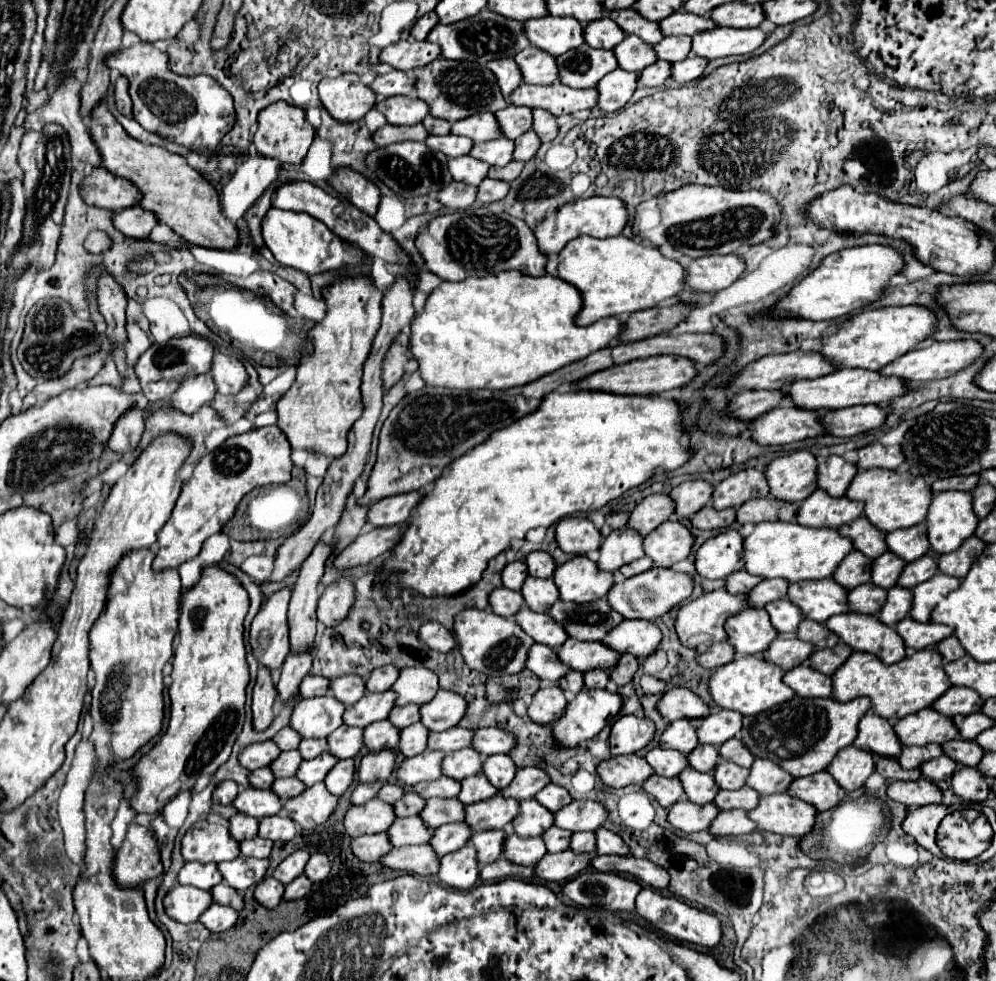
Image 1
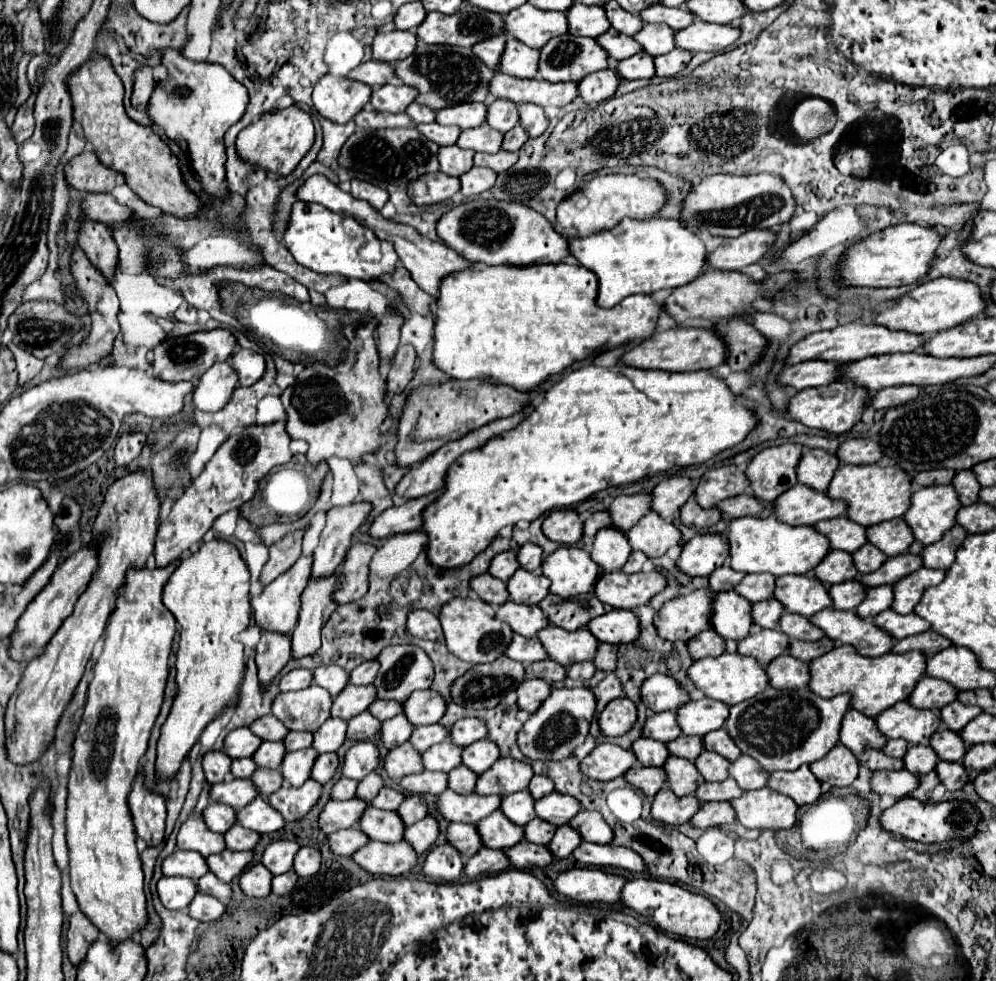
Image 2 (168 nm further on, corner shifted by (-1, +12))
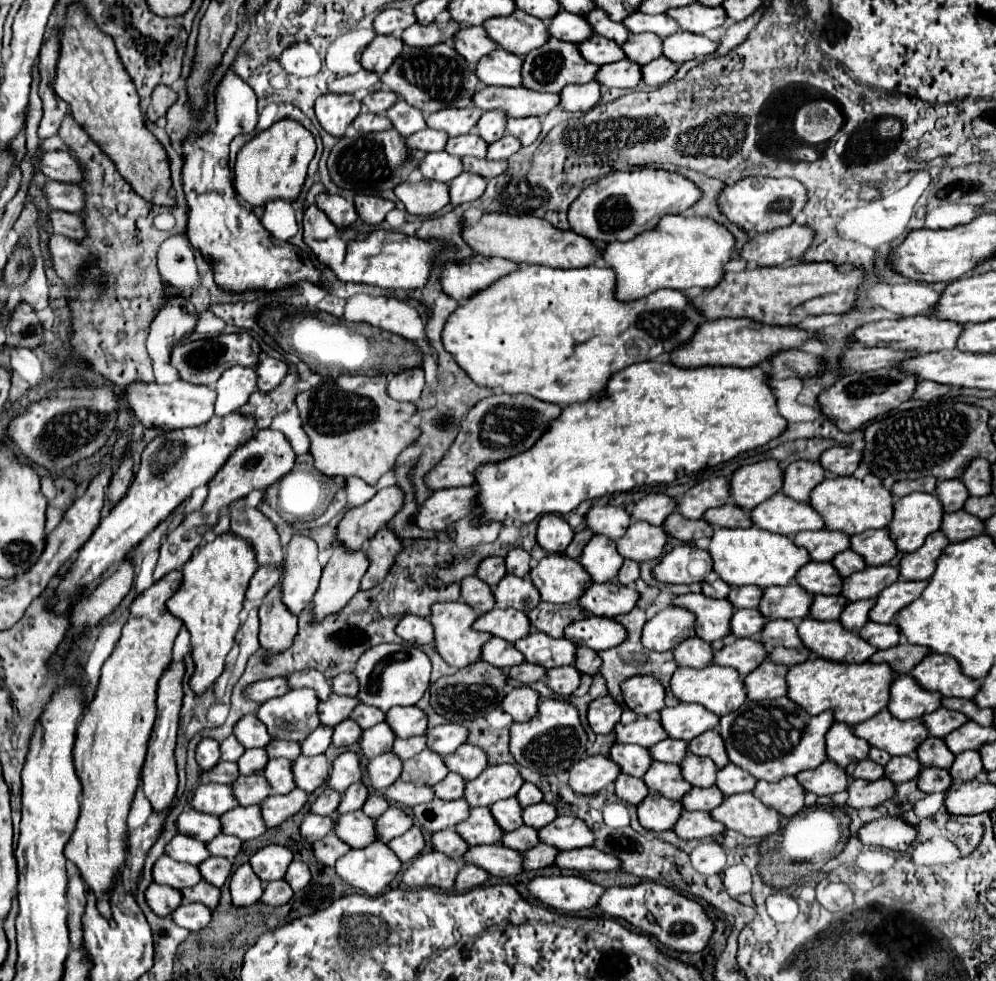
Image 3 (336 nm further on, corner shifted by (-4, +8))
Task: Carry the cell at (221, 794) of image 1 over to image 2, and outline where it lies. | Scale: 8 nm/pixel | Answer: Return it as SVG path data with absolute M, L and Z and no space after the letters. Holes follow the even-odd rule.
M217 750L207 752L203 756L203 770L209 784L223 782L225 776L231 772L231 758L225 752L217 752Z

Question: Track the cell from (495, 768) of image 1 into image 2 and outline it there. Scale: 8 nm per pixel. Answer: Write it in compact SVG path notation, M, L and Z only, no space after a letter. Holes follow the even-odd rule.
M487 738L479 740L475 744L469 744L463 750L463 764L469 766L471 770L475 770L477 774L483 774L485 770L489 770L499 758L501 758L501 754L499 754L497 744Z

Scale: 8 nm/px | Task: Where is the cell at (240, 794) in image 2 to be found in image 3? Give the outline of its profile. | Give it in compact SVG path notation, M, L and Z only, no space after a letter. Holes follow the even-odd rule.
M200 784L190 800L190 806L198 812L222 816L222 812L228 812L238 804L234 804L228 784Z

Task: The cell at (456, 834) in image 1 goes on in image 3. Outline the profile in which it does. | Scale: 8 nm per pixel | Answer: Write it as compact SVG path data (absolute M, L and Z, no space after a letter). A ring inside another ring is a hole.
M412 826L408 832L404 832L402 836L394 838L388 842L388 848L398 856L398 860L402 864L408 864L410 860L414 860L422 848L424 848L424 838L418 826Z

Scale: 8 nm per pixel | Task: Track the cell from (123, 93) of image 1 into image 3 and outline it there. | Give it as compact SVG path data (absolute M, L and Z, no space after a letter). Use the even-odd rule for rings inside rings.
M158 86L158 88L154 88L154 92L152 92L152 104L148 106L148 112L146 112L148 120L156 122L158 118L166 116L168 108L170 108L176 100L178 100L178 94L176 94L172 88L168 88L168 86Z

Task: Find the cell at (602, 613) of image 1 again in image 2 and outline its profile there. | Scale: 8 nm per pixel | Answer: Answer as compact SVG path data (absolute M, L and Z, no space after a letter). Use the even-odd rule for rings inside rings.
M587 592L583 596L573 596L573 598L547 594L539 602L539 608L543 608L545 616L553 626L559 626L565 630L585 628L593 618L613 610L609 604L601 602L593 592Z

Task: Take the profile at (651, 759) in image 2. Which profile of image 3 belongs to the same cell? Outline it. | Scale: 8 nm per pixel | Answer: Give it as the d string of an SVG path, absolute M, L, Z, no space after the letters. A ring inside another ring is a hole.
M614 744L608 752L608 758L620 766L624 774L642 778L646 768L650 768L650 752L648 748L636 746L636 744Z

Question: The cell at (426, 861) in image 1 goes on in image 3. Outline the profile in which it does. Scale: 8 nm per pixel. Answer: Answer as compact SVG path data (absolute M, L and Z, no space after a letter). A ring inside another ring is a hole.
M372 842L366 848L350 850L334 864L334 870L346 884L360 888L368 896L378 896L400 872L400 866L400 860L386 844Z

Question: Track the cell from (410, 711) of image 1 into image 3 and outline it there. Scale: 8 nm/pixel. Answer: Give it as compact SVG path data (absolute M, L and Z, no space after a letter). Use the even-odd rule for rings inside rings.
M358 704L358 706L352 710L350 720L354 720L362 730L366 730L366 728L370 728L370 726L374 726L374 724L384 722L384 714L382 714L378 708L374 708L374 706Z

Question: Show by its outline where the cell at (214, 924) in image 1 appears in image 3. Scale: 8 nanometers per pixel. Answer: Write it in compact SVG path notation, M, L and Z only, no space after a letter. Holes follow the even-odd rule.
M182 902L172 912L172 920L190 932L198 932L200 928L208 926L210 918L212 918L212 912L208 908L202 908L202 904L198 902Z

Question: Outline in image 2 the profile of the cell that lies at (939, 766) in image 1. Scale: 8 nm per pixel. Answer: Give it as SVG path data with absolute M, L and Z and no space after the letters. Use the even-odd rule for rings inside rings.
M917 744L917 746L909 746L907 756L903 760L905 760L905 768L909 772L913 772L915 776L921 776L921 774L929 774L935 770L939 756L935 752L931 752L931 746Z

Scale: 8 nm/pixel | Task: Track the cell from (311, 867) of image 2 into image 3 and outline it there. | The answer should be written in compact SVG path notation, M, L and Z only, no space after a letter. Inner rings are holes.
M294 860L294 862L288 866L284 880L290 884L290 888L292 888L294 892L300 892L300 890L310 882L310 870L308 870L308 866L306 866L304 862Z

